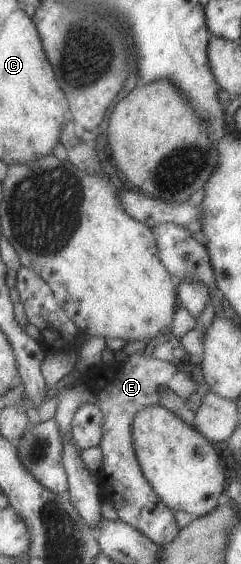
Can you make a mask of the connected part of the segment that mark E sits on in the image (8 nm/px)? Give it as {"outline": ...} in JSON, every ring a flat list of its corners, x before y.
{"outline":[[134,353,125,356,117,361,116,367,116,370,109,370,109,380,105,378,105,374,103,374,101,380,99,380,99,378,93,380,93,382,95,382,93,388,97,386,97,394,95,397,90,398,99,406,101,414,103,414,101,438,97,443,99,448,101,448,103,456,101,474,103,474,103,478,106,479,101,479,99,482,101,488,103,488,103,492,105,492,105,499,112,504,120,521,123,521,127,526,131,526,131,528,134,528,137,532,141,532,145,538,151,540,151,542,155,542,157,546,167,546,167,544,171,544,172,540,175,540,175,537,179,534,179,528,171,513,172,510,166,504,163,504,163,501,155,494,155,491,149,486,147,480,143,478,143,474,135,458,133,444,131,444,131,442,133,442,133,440,131,440,131,422,133,422,135,414,137,414,139,410,143,410,145,406,153,406,153,404,159,405,159,394,157,391,159,386,171,390,171,392,174,392,175,396,179,396,181,400,189,400,189,396,191,396,193,390,195,390,195,384,193,384,193,378,190,378,187,372,179,370,175,364,165,362,165,360,147,358,143,356,143,353]]}

